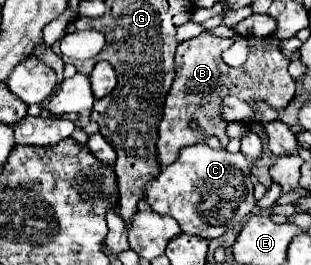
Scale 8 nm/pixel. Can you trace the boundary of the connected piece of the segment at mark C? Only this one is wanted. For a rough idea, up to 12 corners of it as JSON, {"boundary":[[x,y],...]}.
{"boundary":[[185,147],[147,183],[183,233],[215,239],[255,207],[243,153]]}

